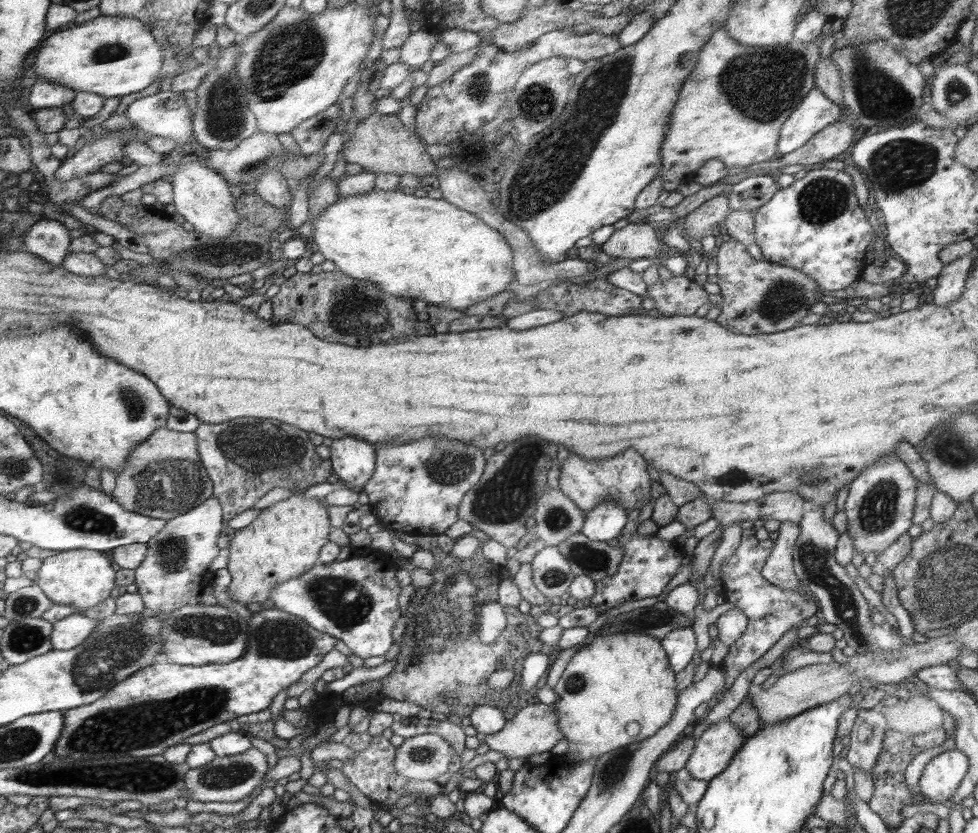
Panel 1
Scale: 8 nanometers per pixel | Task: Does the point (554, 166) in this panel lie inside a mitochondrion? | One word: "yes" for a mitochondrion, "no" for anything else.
yes

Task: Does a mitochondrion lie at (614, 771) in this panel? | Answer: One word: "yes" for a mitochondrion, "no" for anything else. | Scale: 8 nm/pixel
yes

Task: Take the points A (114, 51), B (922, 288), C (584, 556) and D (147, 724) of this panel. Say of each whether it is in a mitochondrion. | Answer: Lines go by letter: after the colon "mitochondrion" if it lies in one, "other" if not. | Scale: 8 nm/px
A: mitochondrion
B: other
C: mitochondrion
D: mitochondrion

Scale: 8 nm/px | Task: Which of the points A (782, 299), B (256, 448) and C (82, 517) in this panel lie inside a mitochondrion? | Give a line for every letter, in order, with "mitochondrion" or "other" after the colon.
A: mitochondrion
B: mitochondrion
C: mitochondrion

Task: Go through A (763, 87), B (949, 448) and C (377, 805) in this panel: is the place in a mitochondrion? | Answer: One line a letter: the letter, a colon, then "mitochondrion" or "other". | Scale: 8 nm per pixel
A: mitochondrion
B: mitochondrion
C: other

